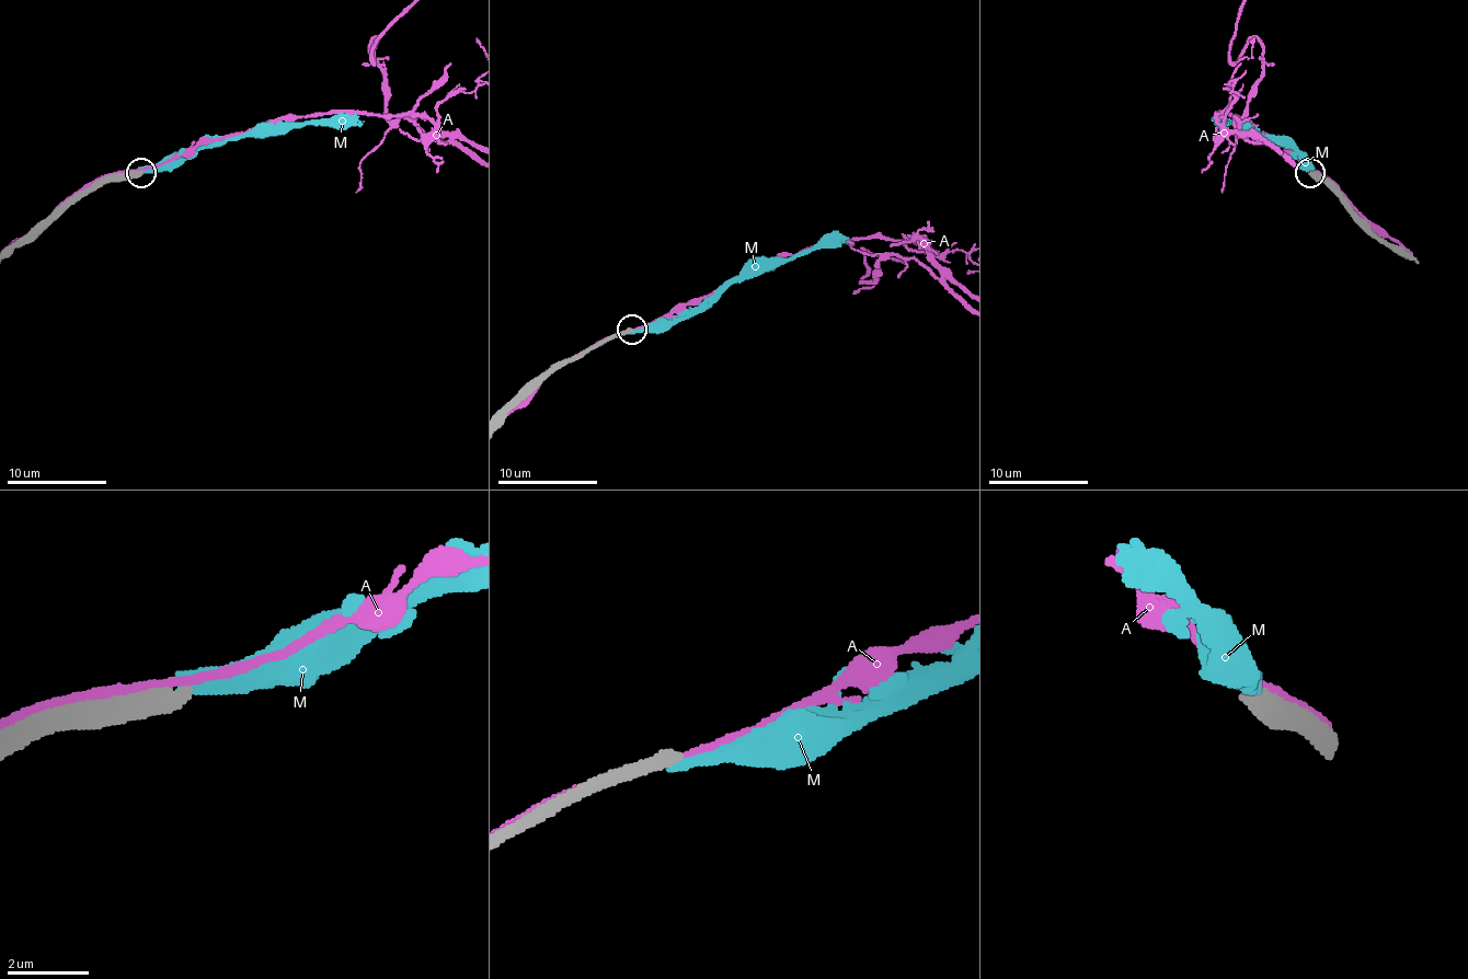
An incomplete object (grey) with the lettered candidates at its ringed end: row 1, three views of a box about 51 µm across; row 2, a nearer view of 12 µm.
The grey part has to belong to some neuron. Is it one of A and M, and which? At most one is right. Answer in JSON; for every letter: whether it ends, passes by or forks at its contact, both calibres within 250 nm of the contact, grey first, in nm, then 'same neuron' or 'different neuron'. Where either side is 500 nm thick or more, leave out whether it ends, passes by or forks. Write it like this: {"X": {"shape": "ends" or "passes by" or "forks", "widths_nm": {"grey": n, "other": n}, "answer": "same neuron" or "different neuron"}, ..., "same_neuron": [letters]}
{"A": {"shape": "passes by", "widths_nm": {"grey": 360, "other": 240}, "answer": "different neuron"}, "M": {"shape": "ends", "widths_nm": {"grey": 400, "other": 380}, "answer": "different neuron"}, "same_neuron": []}

